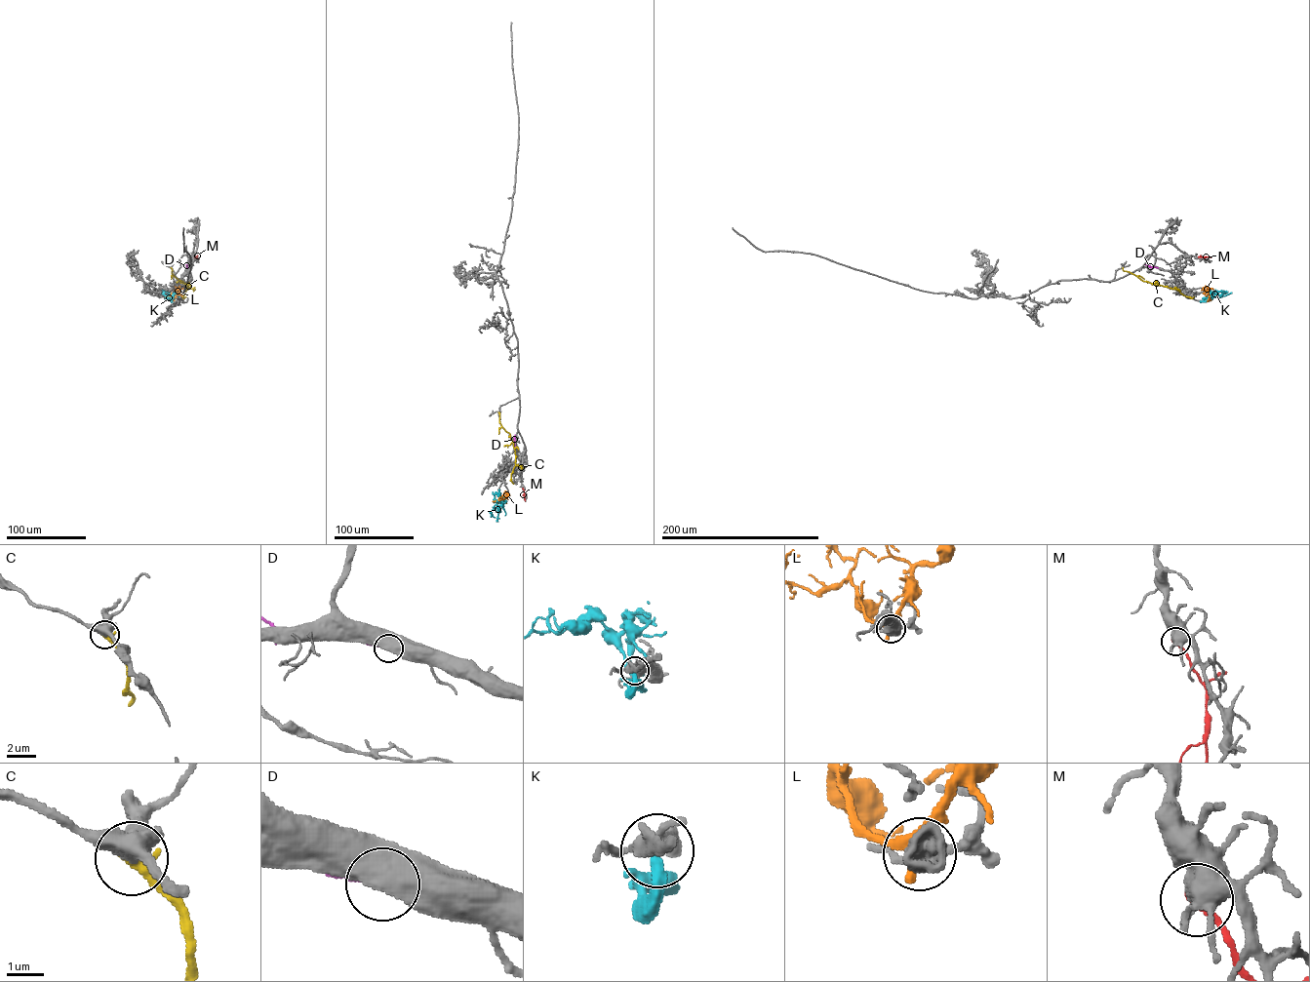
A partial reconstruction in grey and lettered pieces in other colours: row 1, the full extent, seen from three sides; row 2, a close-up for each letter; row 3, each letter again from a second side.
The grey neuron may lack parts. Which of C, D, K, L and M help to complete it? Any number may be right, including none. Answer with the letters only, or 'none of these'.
none of these

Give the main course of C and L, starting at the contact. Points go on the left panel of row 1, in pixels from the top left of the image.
C: (171, 267), (172, 273), (187, 286), (183, 298), (185, 296)
L: (173, 300), (177, 288), (178, 289)

